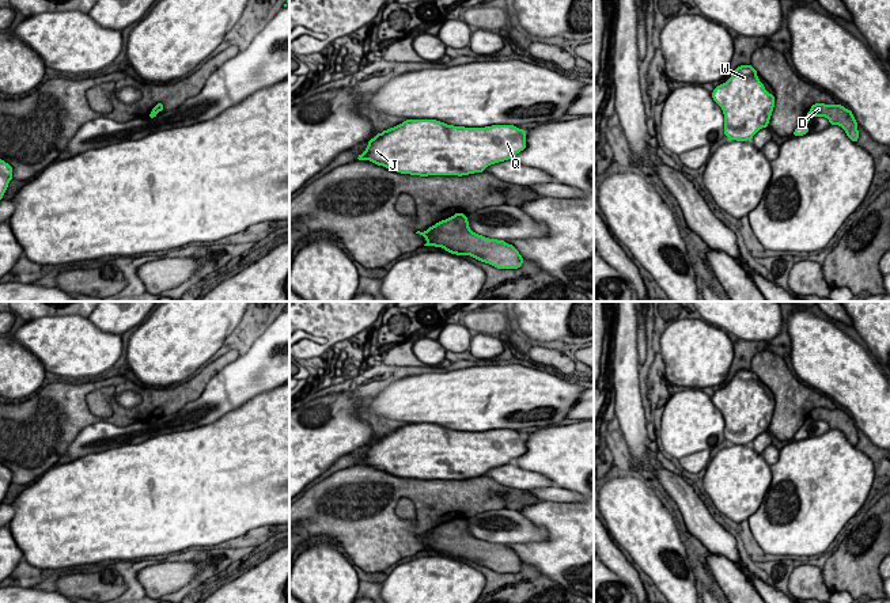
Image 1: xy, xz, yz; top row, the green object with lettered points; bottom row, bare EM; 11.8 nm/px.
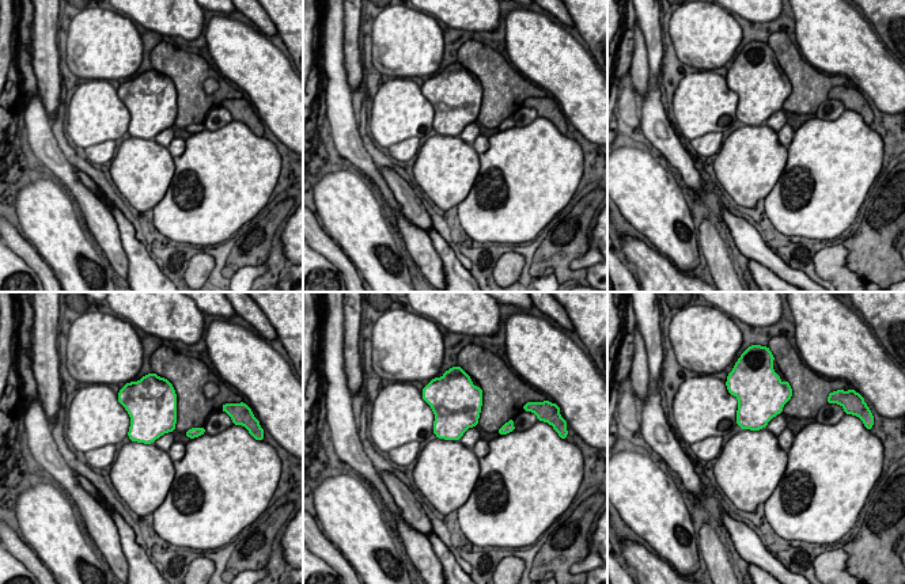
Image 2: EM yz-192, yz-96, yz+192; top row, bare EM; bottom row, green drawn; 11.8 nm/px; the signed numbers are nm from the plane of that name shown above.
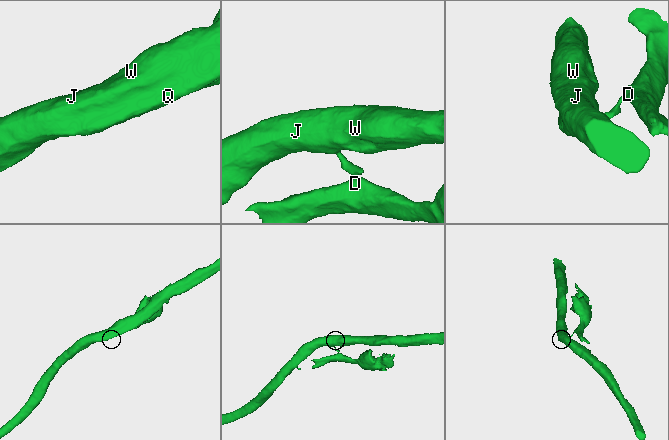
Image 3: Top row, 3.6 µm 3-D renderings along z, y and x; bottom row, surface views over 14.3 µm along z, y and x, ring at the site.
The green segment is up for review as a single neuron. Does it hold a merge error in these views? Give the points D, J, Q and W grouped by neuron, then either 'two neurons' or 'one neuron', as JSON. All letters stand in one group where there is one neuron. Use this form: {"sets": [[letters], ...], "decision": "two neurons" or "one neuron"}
{"sets": [["D"], ["J", "Q", "W"]], "decision": "two neurons"}

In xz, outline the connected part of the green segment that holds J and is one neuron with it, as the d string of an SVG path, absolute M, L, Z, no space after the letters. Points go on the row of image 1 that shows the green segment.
M406 120L378 133L356 160L370 160L391 171L410 175L469 175L488 166L512 159L526 148L526 130L514 125L465 128L436 120Z

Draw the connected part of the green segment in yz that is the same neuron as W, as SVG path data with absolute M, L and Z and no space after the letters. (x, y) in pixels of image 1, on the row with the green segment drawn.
M751 65L738 67L711 95L723 110L728 140L751 140L760 129L768 126L775 95L765 90Z

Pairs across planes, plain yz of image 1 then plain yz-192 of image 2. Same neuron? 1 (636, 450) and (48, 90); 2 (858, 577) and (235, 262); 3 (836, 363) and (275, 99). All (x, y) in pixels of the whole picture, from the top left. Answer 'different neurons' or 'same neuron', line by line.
1: different neurons
2: same neuron
3: same neuron

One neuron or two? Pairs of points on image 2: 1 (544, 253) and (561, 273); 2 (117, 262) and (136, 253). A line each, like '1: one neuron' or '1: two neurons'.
1: one neuron
2: two neurons

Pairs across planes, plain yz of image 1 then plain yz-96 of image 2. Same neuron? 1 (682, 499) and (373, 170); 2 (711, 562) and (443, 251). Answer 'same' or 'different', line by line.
1: different
2: different

